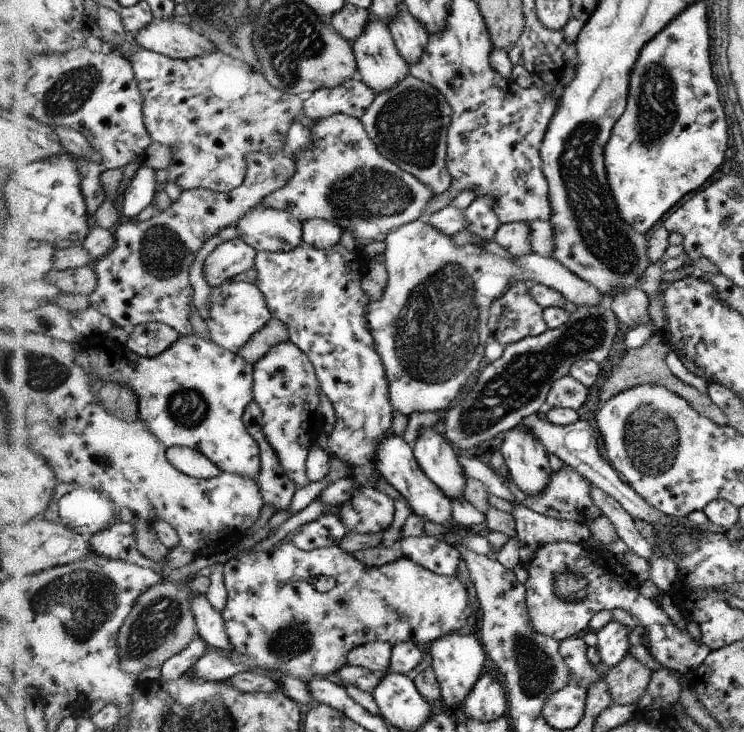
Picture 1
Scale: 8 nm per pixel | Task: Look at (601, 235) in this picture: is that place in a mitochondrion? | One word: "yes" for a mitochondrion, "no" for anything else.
yes

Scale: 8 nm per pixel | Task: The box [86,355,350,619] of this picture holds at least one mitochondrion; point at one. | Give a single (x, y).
(187, 408)

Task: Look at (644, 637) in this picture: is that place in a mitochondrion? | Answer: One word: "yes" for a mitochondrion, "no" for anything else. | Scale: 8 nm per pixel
no

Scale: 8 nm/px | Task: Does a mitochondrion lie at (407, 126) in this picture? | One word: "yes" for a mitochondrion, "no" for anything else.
yes

